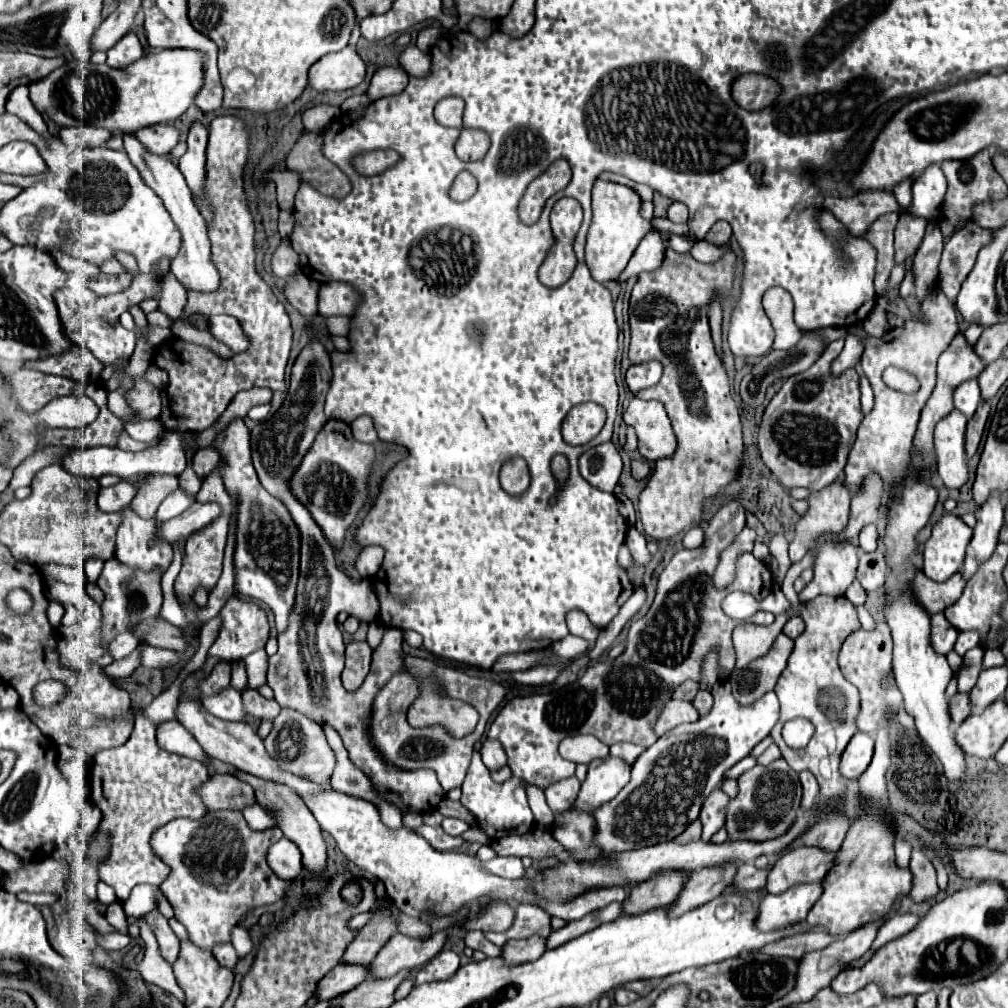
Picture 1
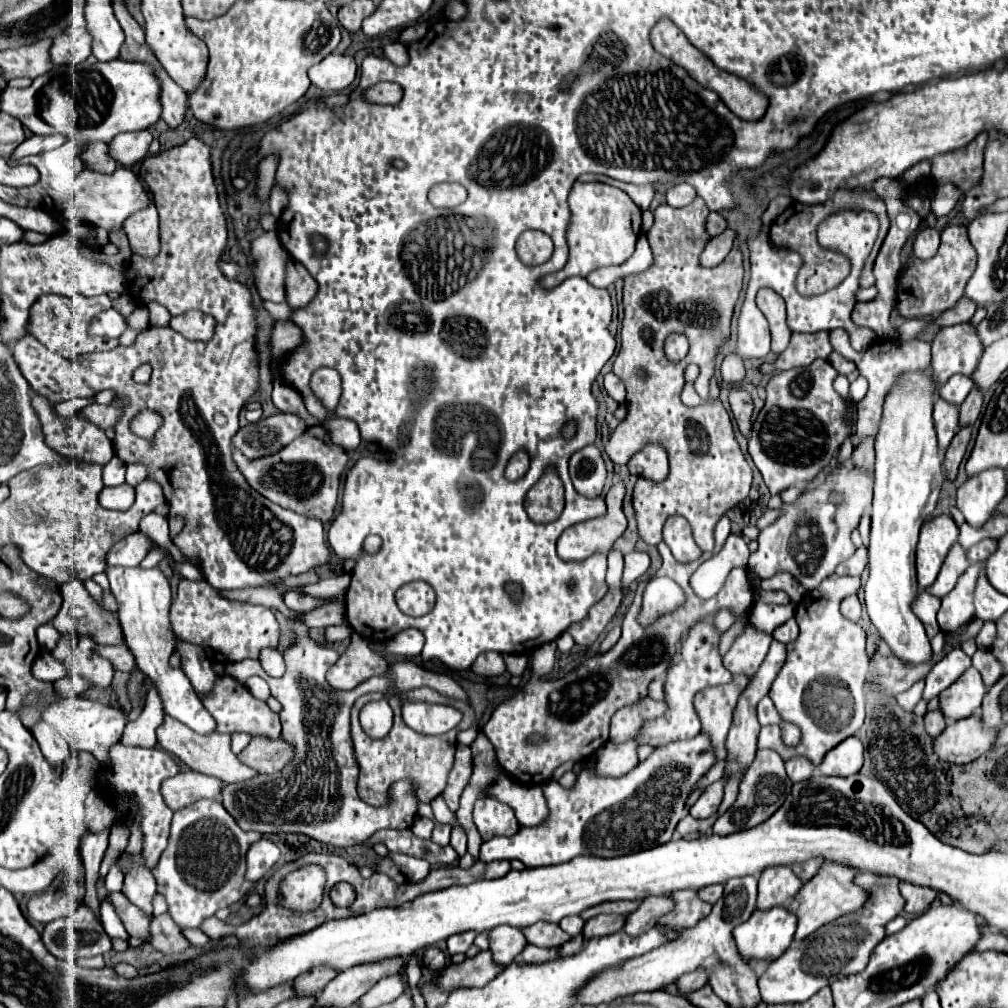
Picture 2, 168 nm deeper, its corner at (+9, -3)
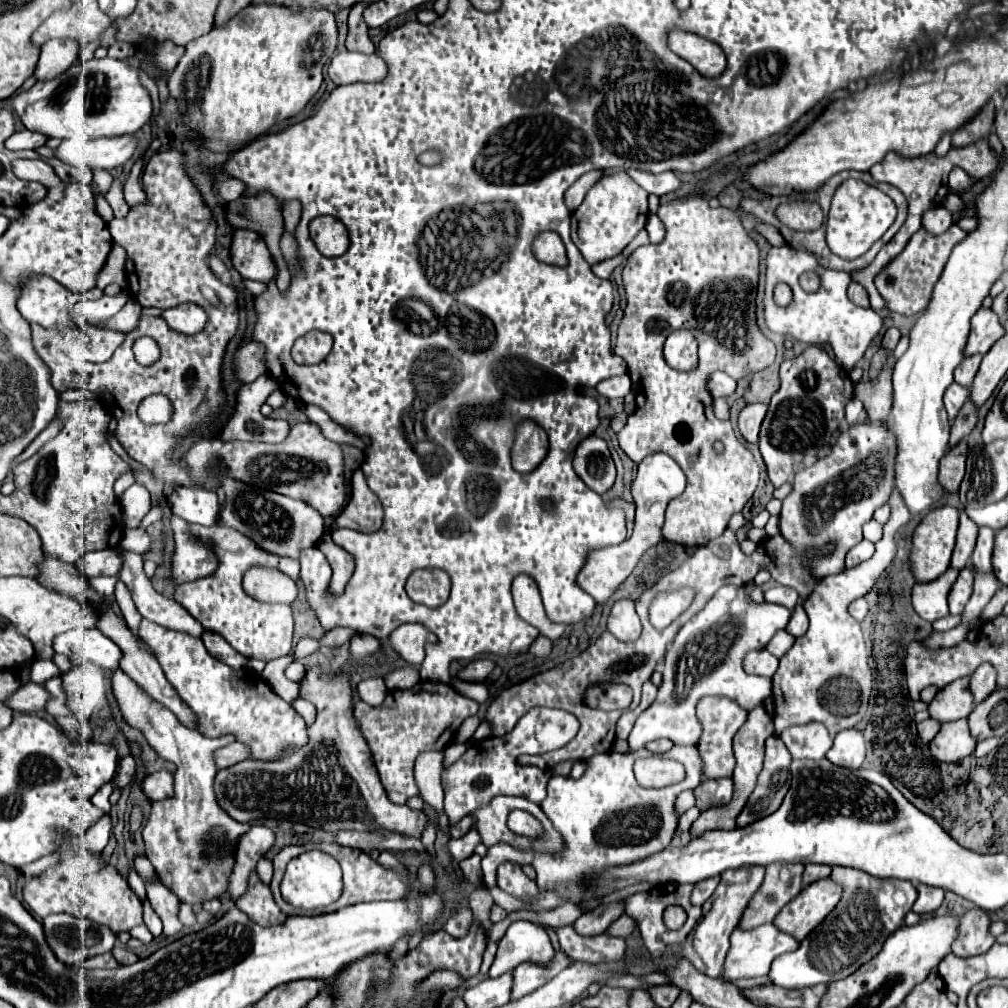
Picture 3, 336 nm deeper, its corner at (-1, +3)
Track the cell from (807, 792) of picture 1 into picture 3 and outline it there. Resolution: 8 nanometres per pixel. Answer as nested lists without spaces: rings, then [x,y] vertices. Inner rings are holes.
[[[816,721],[792,725],[782,731],[780,739],[786,743],[794,759],[822,759],[832,745],[832,735],[822,723]]]

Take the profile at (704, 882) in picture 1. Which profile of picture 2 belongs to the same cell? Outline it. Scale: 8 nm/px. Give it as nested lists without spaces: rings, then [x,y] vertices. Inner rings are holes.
[[[660,895],[656,899],[644,899],[640,907],[634,913],[630,913],[628,923],[624,925],[624,931],[628,931],[630,935],[642,935],[644,931],[650,931],[652,927],[656,927],[660,917],[664,917],[666,913],[674,909],[674,905],[676,901],[670,895]]]

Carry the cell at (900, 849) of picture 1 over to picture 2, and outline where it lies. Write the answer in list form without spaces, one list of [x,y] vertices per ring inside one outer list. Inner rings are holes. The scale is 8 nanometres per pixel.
[[[860,873],[856,877],[856,883],[860,883],[864,889],[868,889],[870,901],[860,911],[854,911],[852,915],[844,915],[844,917],[824,925],[820,931],[816,931],[808,939],[792,945],[778,959],[774,959],[768,965],[766,973],[758,979],[758,987],[760,987],[760,995],[762,995],[764,1003],[770,1003],[770,1005],[802,1003],[802,1001],[808,1001],[822,987],[834,983],[836,979],[864,971],[874,947],[886,935],[884,925],[904,909],[904,899],[898,891],[896,877],[874,875],[874,873],[864,873],[864,877],[862,877],[862,873]]]

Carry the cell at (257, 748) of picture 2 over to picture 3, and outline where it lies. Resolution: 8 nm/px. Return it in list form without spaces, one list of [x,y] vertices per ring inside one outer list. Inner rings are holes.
[[[234,741],[234,743],[230,743],[226,747],[220,747],[220,749],[214,751],[214,763],[216,763],[218,769],[230,767],[230,765],[234,765],[238,761],[244,761],[244,759],[248,759],[246,745],[238,743],[238,741]]]

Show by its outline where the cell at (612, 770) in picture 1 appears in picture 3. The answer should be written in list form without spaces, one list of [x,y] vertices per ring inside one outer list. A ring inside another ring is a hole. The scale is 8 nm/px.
[[[724,585],[716,591],[716,595],[708,601],[708,605],[694,615],[674,637],[670,649],[666,651],[666,665],[664,665],[664,677],[662,677],[662,685],[658,687],[658,697],[656,701],[638,717],[628,743],[630,743],[630,751],[642,749],[648,741],[654,739],[670,739],[674,745],[696,745],[698,737],[700,737],[700,725],[696,719],[696,703],[700,701],[700,697],[704,695],[720,695],[720,697],[728,697],[732,701],[736,701],[740,707],[744,707],[746,711],[752,711],[754,707],[758,707],[760,703],[764,703],[770,697],[770,679],[766,677],[758,677],[758,675],[748,675],[742,667],[742,659],[746,653],[754,651],[754,649],[764,649],[768,645],[768,641],[772,639],[772,635],[778,629],[784,629],[788,619],[790,619],[790,611],[784,609],[782,605],[774,605],[774,603],[754,603],[744,587],[736,587],[736,585]]]

